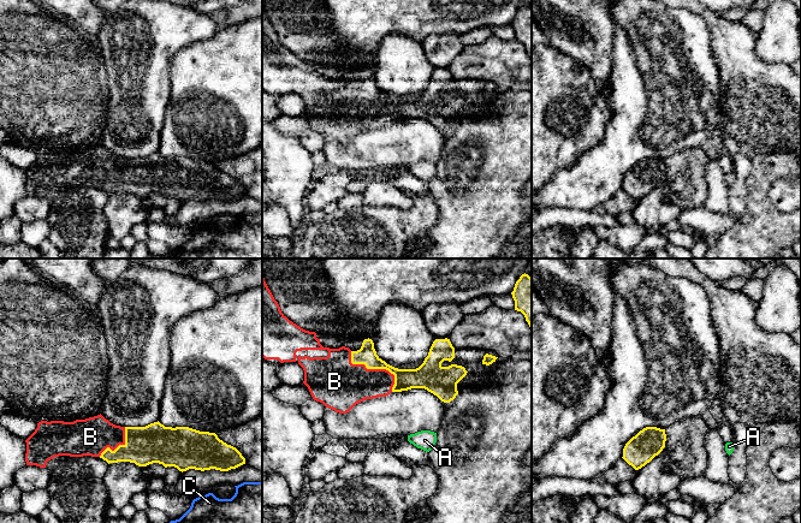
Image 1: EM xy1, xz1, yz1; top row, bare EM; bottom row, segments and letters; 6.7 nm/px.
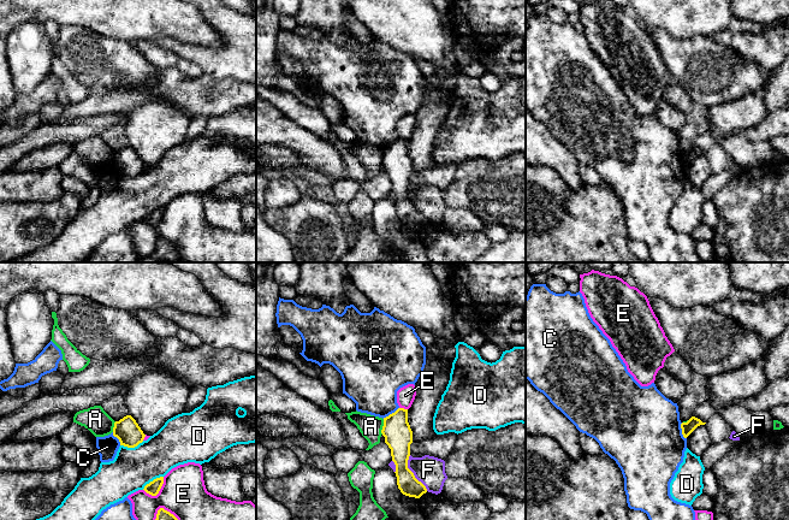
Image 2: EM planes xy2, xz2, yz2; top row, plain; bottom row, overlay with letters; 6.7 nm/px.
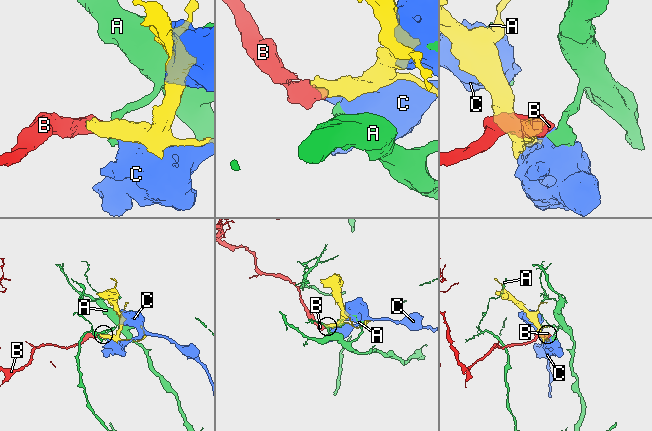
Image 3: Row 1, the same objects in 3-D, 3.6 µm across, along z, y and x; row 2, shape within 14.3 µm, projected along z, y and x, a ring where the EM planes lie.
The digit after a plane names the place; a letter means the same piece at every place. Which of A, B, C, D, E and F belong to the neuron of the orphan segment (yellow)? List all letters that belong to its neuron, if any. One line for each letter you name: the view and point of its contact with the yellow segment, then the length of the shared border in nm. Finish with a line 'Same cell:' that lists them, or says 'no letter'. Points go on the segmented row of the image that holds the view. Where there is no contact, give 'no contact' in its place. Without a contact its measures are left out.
B: contact xz1 (375, 368); length 400 nm
Same cell: B

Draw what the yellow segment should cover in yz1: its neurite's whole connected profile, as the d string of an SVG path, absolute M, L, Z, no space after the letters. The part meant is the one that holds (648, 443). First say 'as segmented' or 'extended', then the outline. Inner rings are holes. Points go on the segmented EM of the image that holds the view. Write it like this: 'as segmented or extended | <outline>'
as segmented | M646 427L625 444L622 458L639 470L663 451L665 441L665 429Z

